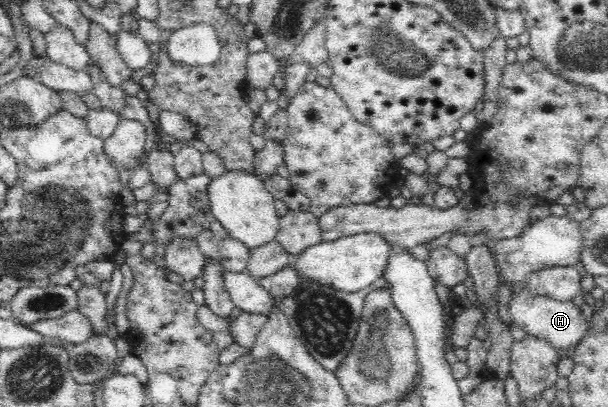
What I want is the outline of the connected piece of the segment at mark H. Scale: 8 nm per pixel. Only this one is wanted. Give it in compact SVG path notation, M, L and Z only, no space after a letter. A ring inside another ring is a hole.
M527 287L510 298L509 309L513 325L520 326L527 335L547 340L562 355L568 354L568 348L575 347L588 330L588 321L573 301L557 301L548 296L538 296Z

